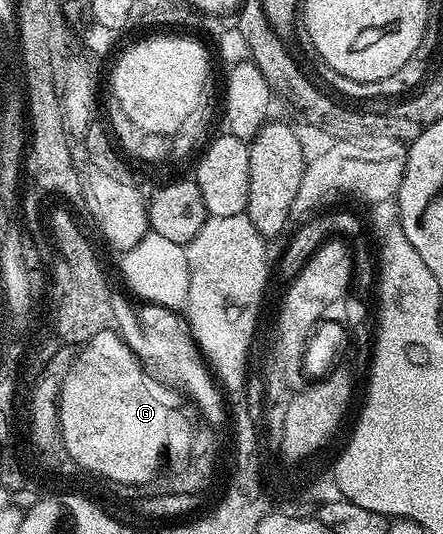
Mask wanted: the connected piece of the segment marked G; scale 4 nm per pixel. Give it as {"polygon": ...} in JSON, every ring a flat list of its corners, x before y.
{"polygon":[[117,331,96,333,81,345,80,351,82,353,69,365,68,376,58,394,58,430,63,448,82,470,95,472,108,482,145,480,154,471,163,441,172,439,170,424,175,416,166,408,166,400,158,395,158,388,150,384,151,373]]}

